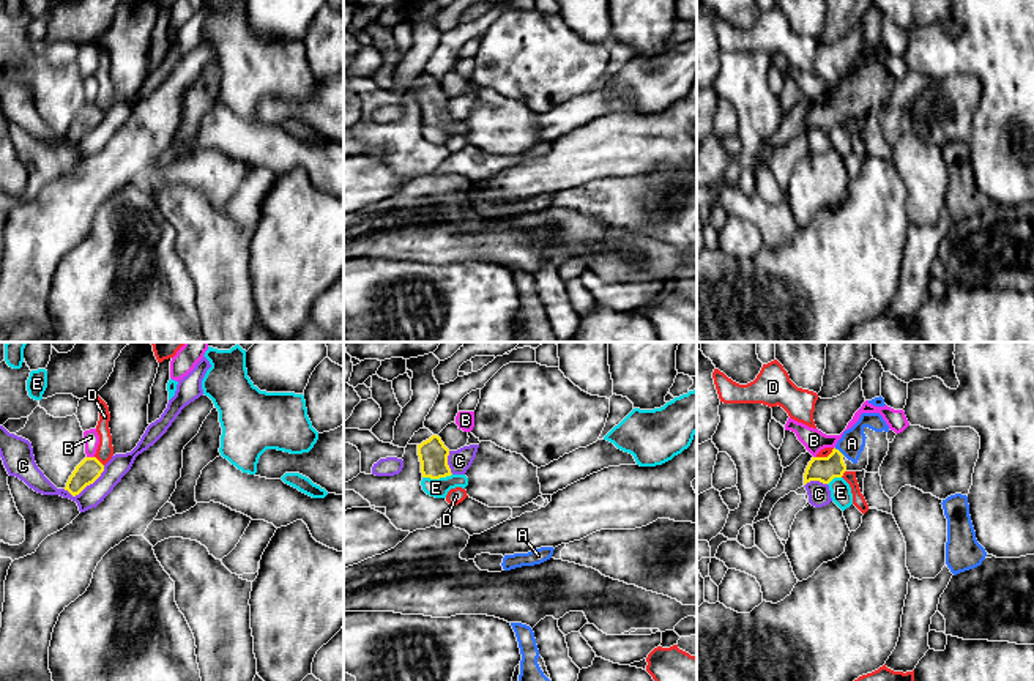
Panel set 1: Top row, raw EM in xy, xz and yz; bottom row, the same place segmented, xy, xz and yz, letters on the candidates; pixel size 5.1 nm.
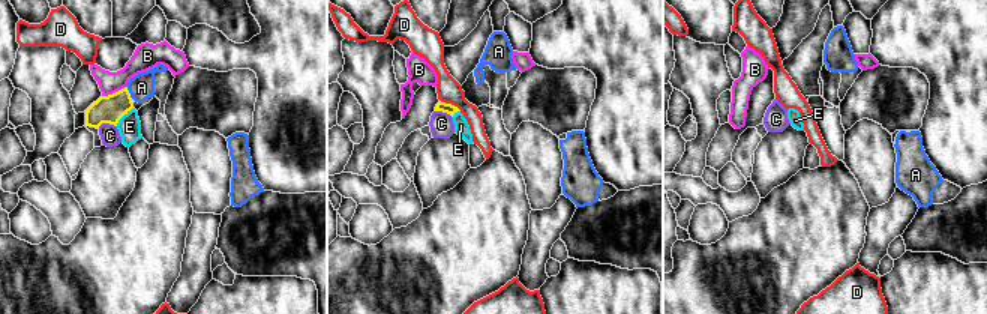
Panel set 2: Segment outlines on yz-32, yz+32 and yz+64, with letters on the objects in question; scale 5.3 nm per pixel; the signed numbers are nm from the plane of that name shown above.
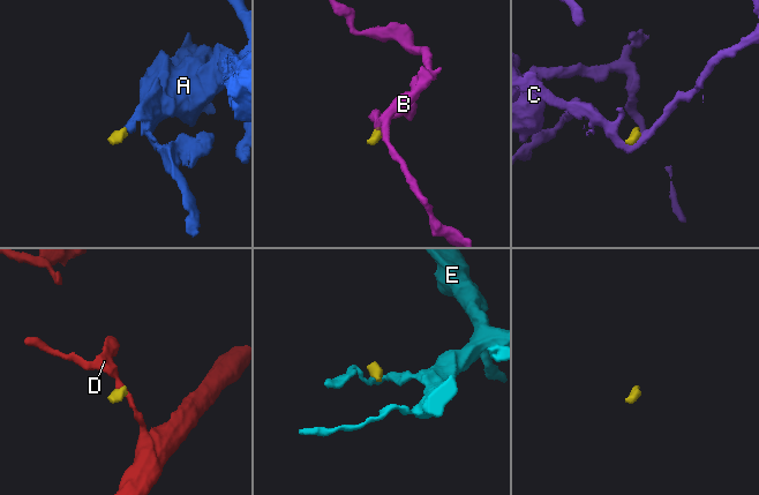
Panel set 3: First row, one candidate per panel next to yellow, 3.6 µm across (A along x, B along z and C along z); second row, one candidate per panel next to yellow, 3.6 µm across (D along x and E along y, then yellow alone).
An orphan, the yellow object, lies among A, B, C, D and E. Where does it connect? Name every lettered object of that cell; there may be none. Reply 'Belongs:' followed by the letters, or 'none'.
Belongs: A

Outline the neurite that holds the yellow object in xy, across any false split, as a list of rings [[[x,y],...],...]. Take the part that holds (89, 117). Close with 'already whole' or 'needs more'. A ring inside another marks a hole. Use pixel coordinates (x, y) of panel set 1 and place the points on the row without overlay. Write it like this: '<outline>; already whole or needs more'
[[[85,104],[69,123],[65,137],[76,143],[93,131],[102,118],[104,112],[96,104]]]; already whole

